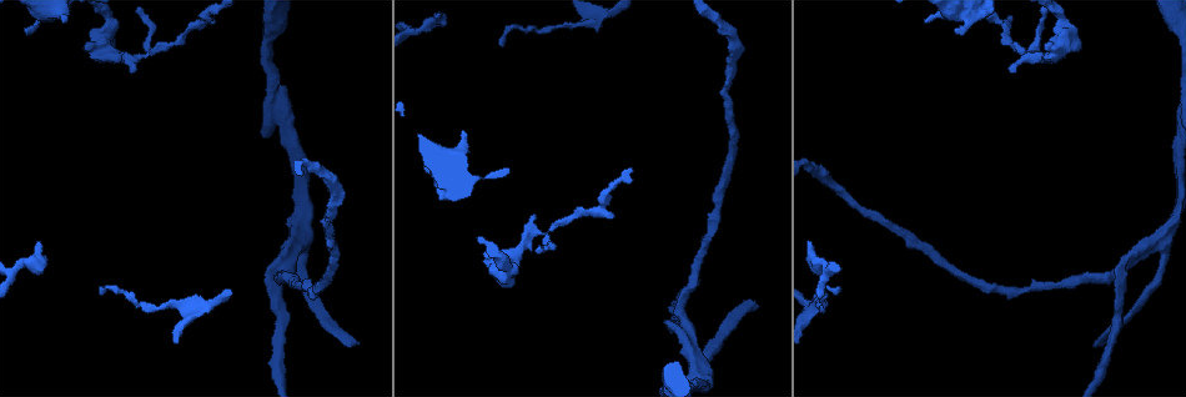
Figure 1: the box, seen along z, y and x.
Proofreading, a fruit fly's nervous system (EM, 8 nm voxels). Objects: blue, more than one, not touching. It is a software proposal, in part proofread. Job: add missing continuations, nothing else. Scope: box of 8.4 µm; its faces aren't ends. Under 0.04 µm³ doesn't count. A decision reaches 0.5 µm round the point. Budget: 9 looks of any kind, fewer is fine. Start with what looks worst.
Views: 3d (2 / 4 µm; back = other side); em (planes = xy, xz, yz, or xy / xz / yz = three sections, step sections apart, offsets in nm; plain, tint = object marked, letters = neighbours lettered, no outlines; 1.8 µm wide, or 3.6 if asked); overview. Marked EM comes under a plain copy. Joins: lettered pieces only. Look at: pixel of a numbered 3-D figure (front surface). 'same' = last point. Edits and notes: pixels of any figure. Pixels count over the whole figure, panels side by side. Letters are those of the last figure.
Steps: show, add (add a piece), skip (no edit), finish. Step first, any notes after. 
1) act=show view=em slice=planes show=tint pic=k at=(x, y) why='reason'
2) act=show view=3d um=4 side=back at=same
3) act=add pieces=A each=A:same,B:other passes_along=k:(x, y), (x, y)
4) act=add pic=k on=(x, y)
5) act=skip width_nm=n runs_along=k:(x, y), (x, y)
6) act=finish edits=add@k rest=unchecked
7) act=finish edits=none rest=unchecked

act=show view=em slice=planes show=letters pic=1 at=(1092, 344) why='long arm stops here'

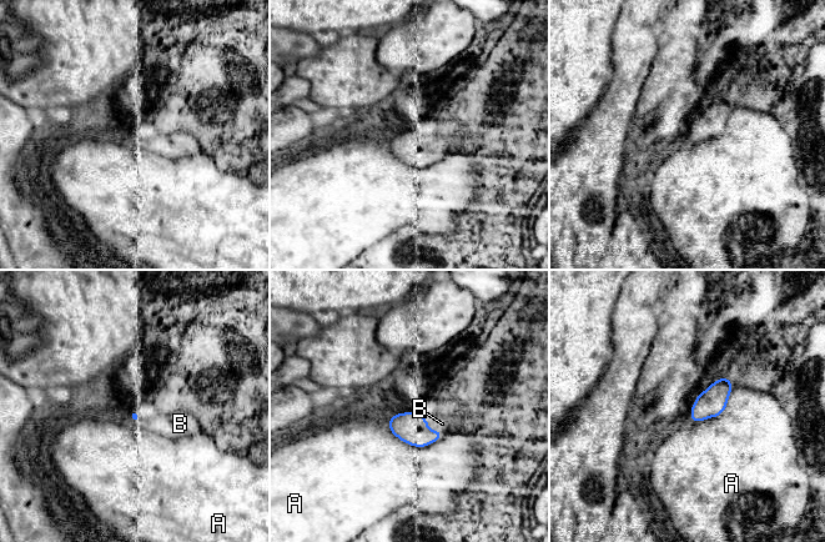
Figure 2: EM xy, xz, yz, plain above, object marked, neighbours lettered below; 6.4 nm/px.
act=add pieces=B each=A:other,B:same passes_along=2:(411, 427), (441, 432), (442, 423) found='it goes on there'

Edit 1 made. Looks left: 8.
act=show view=em um=3.6 slice=xz step=16 show=letters pic=1 at=(1116, 272)

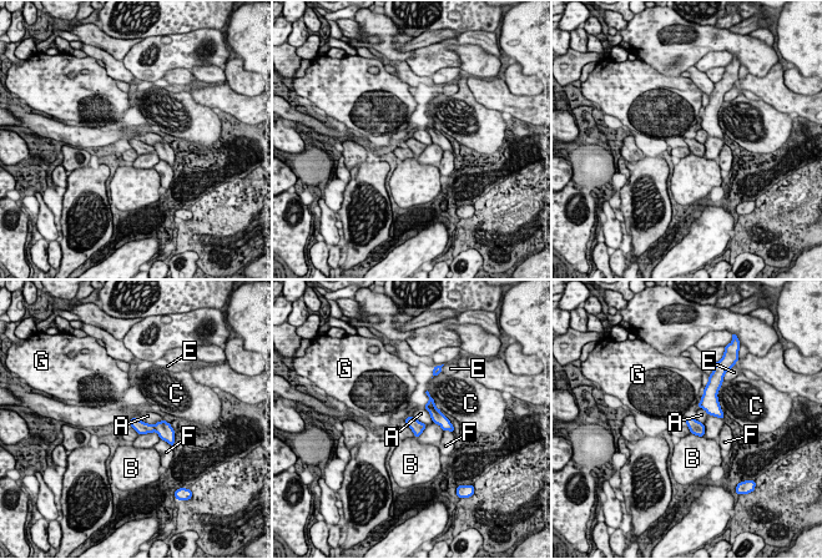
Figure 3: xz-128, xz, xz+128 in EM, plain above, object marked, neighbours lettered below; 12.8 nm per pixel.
act=skip longest_contact=C:320nm each=A:other,B:other,C:other,E:other,F:other,G:other border=3:(139, 418), (151, 424), (162, 421) found='no lettered piece goes on from it'

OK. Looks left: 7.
act=show view=em um=3.6 slice=planes show=letters pic=1 at=(25, 29) why='tapers out'

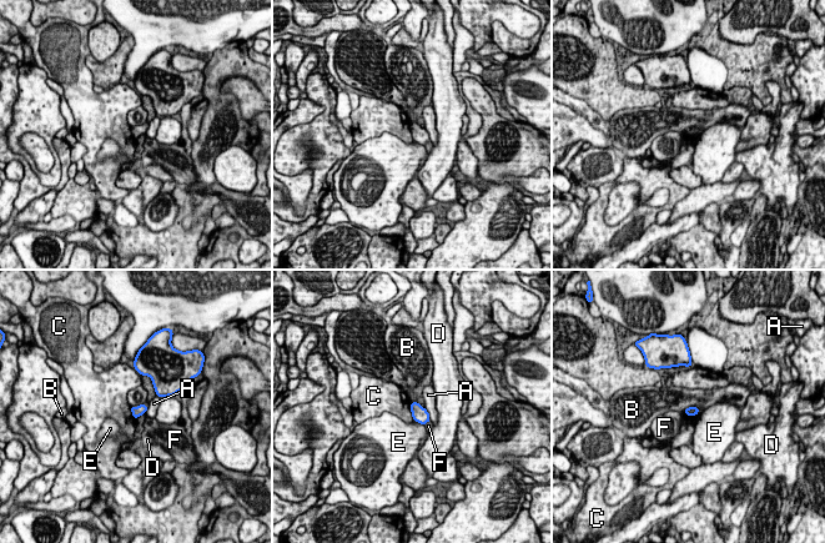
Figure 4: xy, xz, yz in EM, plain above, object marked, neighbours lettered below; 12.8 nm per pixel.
act=skip width_nm=130 each=A:other,B:other,C:other,D:other,E:other,F:other border=4:(699, 408), (694, 415), (683, 412) found='no lettered piece goes on from it'

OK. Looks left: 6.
act=finish edits=add@2 rest=unchecked

